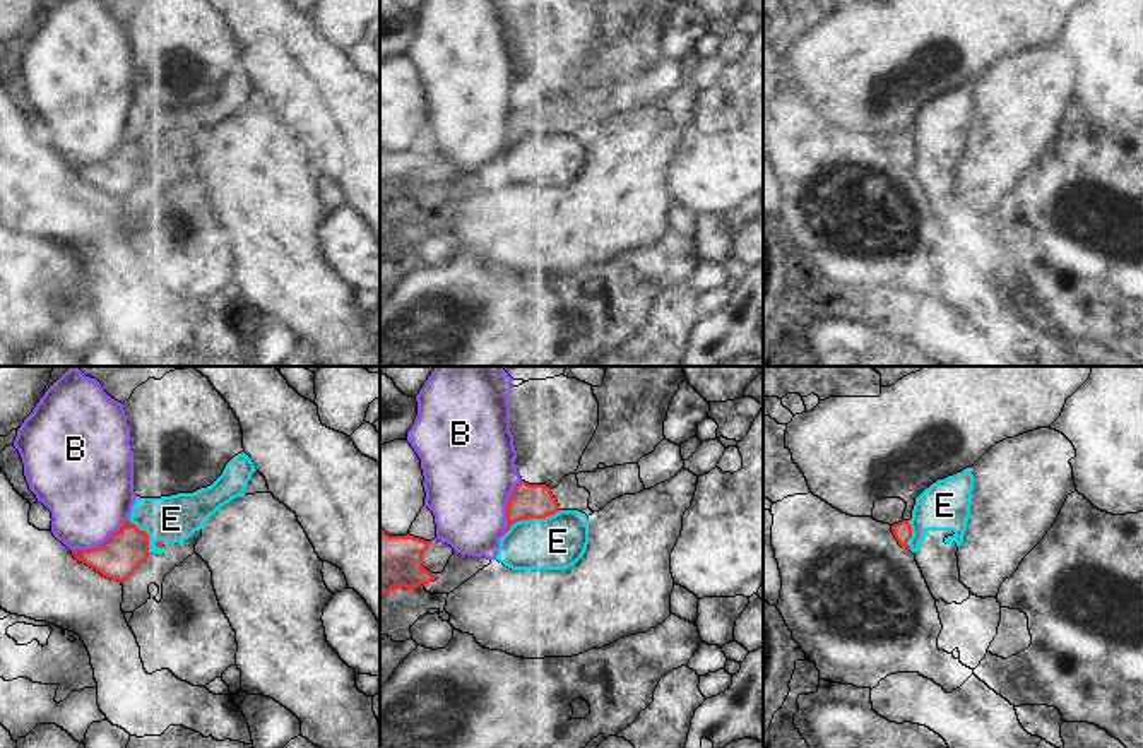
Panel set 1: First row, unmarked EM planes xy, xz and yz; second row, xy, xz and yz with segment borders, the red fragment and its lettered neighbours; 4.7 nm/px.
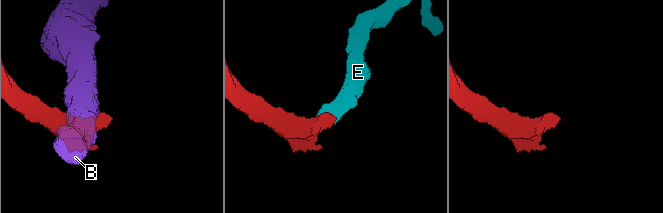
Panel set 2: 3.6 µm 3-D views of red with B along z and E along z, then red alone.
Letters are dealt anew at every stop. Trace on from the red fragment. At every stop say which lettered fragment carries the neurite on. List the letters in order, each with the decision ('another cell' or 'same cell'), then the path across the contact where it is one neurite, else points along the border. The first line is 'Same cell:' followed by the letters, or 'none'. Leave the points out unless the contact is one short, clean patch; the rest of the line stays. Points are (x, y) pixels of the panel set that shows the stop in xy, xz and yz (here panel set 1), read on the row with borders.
Same cell: none
B: another cell
E: another cell

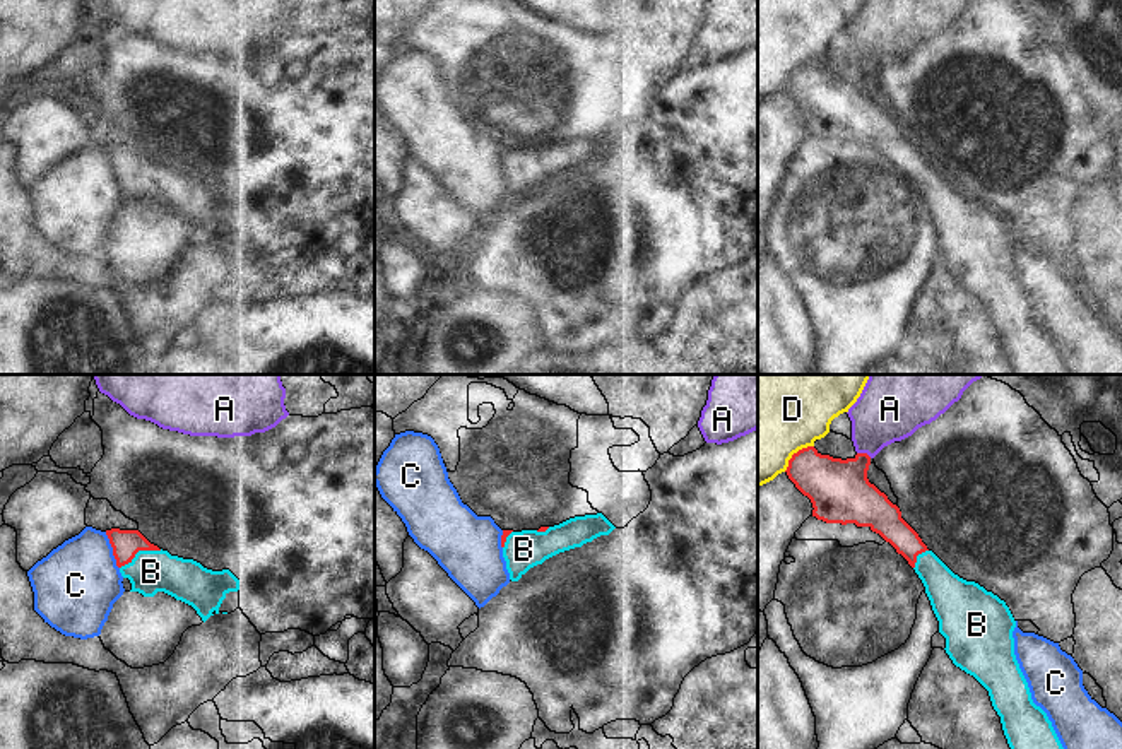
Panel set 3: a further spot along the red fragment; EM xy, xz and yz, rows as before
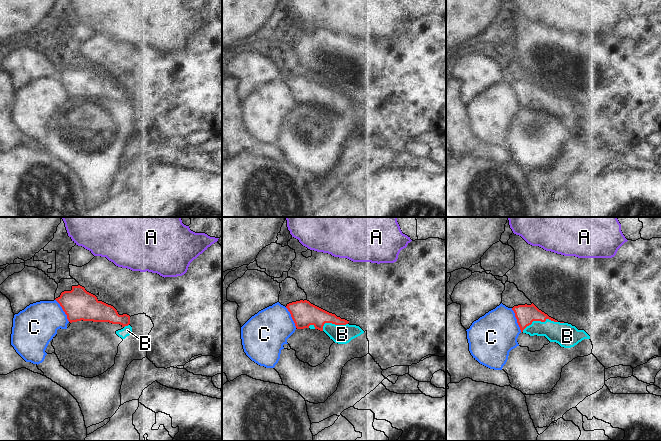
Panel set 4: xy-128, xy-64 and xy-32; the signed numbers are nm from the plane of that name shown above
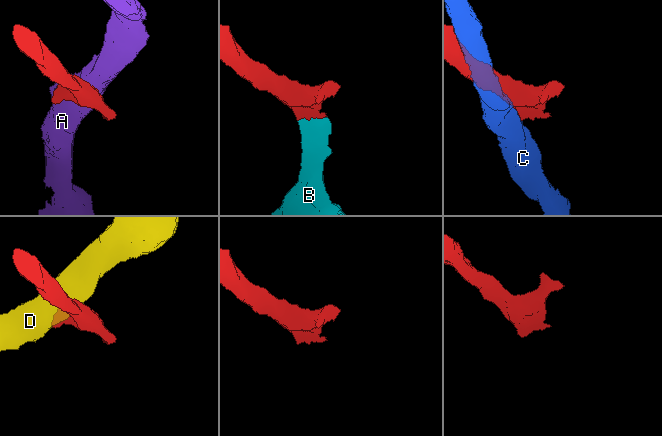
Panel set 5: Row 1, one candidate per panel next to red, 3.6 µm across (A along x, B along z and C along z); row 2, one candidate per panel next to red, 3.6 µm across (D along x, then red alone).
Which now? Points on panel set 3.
Same cell: B
A: another cell; border along yz (857, 452), (866, 452), (871, 457)
B: same cell; runs through xy (125, 544), (132, 549), (141, 549), (141, 560), (151, 572)
C: another cell
D: another cell

